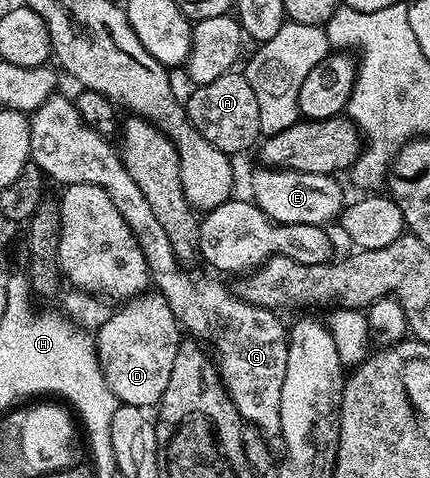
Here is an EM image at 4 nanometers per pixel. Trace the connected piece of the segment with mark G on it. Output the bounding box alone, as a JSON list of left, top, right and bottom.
[29,92,291,453]

